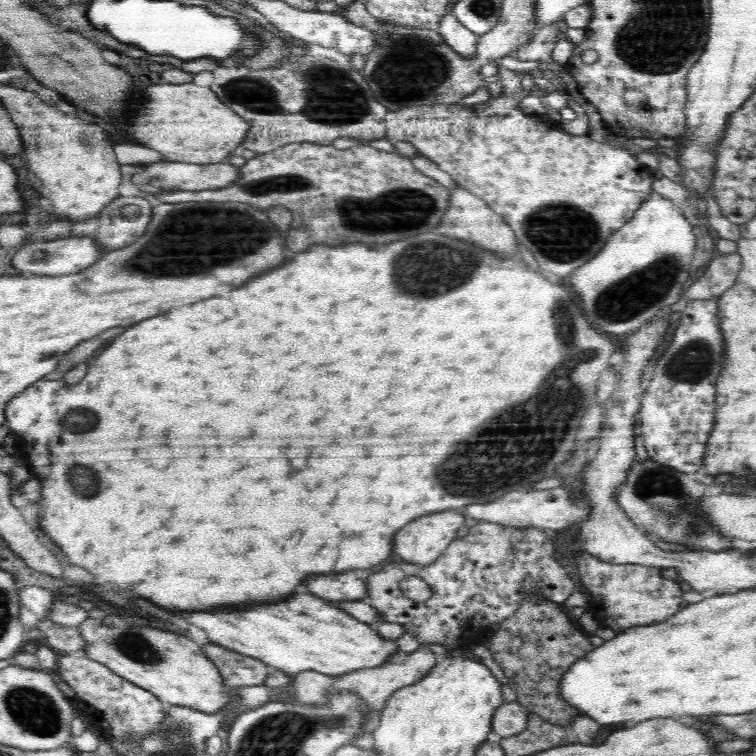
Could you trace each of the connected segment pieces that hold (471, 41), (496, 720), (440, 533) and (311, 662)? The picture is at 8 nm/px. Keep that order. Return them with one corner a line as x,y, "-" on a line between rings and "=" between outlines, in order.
445,14
440,20
438,32
450,48
463,58
472,58
476,54
479,34
471,32
466,26
463,26
456,15
=
517,700
504,703
494,713
492,731
499,734
505,742
507,738
522,732
526,728
528,713
=
466,508
444,510
440,514
428,514
422,518
416,518
414,522
410,522
408,526
404,526
404,530
396,532
394,536
394,554
393,559
400,560
408,564
420,564
422,566
430,566
436,562
455,539
457,539
457,531
465,526
=
296,594
286,602
254,606
254,608
242,610
242,612
240,610
220,610
220,612
182,614
182,620
186,620
188,624
196,624
208,632
210,642
269,663
271,669
285,672
292,679
304,671
338,676
355,670
378,668
386,662
391,662
392,656
399,650
395,640
385,640
378,634
375,625
369,625
354,618
340,607
336,608
336,606
326,604
322,598
314,598
314,596
306,596
306,594

